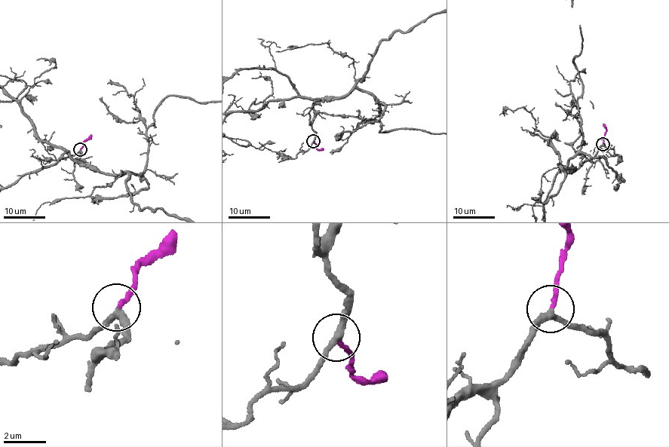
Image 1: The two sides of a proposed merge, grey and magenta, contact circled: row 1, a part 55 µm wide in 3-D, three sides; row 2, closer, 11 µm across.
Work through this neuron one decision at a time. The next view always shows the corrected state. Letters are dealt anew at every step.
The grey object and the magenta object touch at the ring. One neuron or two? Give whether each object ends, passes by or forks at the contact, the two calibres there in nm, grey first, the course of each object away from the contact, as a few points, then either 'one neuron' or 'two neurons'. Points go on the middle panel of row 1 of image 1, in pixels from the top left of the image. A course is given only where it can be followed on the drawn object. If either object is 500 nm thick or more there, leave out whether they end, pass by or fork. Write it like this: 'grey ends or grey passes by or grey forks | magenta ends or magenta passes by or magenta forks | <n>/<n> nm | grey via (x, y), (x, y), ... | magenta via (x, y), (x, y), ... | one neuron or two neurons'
grey passes by | magenta ends | 280/200 nm | magenta via (313, 141), (317, 148), (323, 149) | one neuron

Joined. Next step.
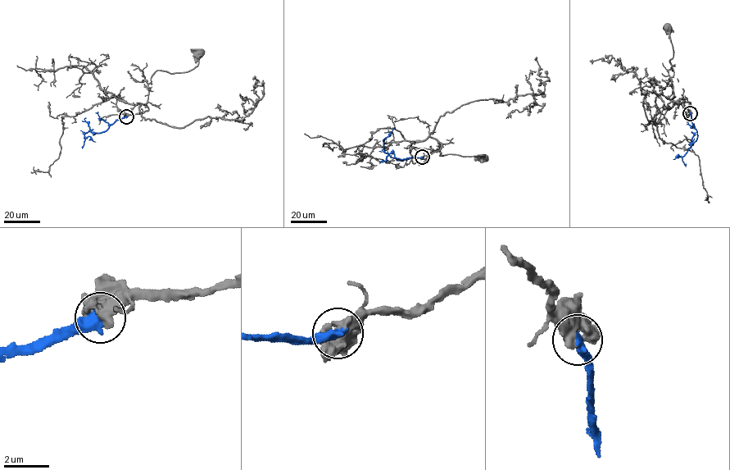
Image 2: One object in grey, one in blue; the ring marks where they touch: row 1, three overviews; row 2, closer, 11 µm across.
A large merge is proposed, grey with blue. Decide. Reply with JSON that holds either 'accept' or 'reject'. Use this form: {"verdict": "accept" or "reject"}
{"verdict": "accept"}

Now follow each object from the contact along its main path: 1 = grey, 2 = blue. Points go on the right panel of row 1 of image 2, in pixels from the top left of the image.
1: (690, 113), (682, 102), (673, 100), (673, 70), (670, 62), (673, 52), (666, 29)
2: (690, 113), (697, 134), (696, 139), (686, 153), (680, 157), (678, 154), (673, 159)

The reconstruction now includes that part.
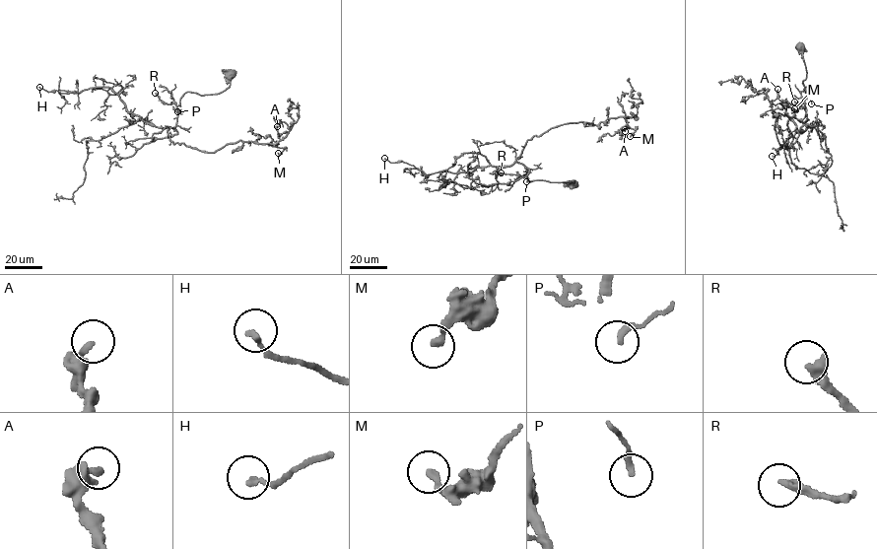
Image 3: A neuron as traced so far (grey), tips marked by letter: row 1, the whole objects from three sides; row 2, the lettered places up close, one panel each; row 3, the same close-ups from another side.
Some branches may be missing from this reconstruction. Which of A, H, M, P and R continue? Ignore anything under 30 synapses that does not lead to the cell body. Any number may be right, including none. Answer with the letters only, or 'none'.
none

